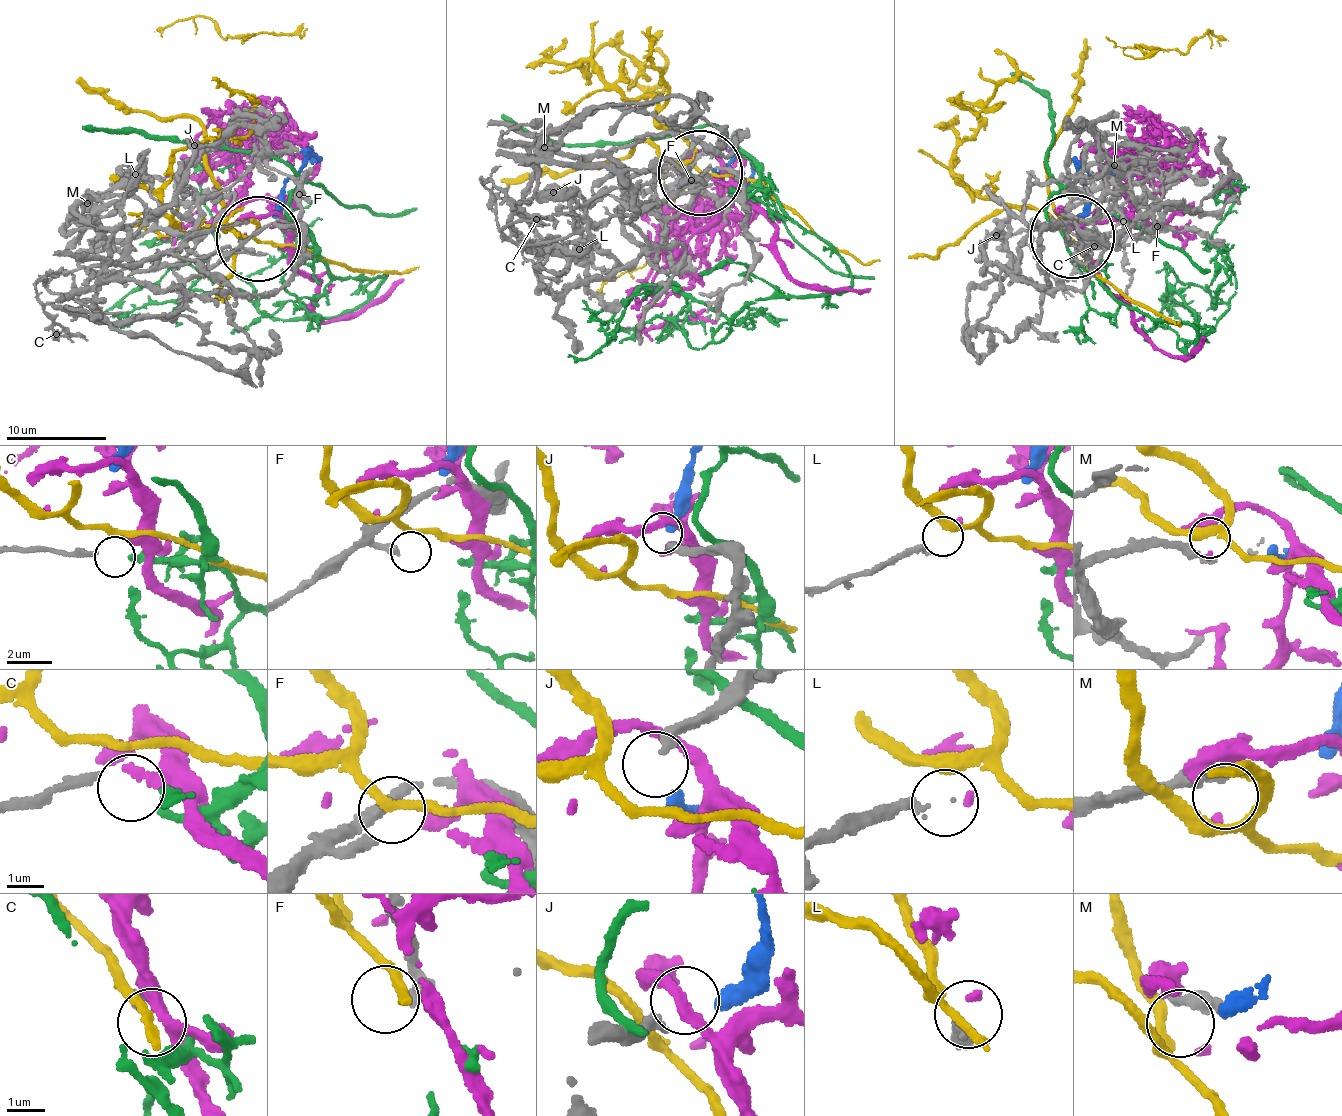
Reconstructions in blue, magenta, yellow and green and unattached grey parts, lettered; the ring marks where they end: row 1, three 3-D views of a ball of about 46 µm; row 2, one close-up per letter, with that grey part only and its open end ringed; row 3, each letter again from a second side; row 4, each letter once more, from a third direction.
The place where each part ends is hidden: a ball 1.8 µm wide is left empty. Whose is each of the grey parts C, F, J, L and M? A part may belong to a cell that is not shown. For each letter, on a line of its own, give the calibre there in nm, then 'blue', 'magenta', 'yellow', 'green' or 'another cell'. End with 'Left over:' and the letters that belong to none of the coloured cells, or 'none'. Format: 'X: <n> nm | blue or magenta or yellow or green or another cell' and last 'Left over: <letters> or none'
C: 240 nm | green
F: 320 nm | another cell
J: 380 nm | blue
L: 60 nm | magenta
M: 320 nm | another cell
Left over: F, M

